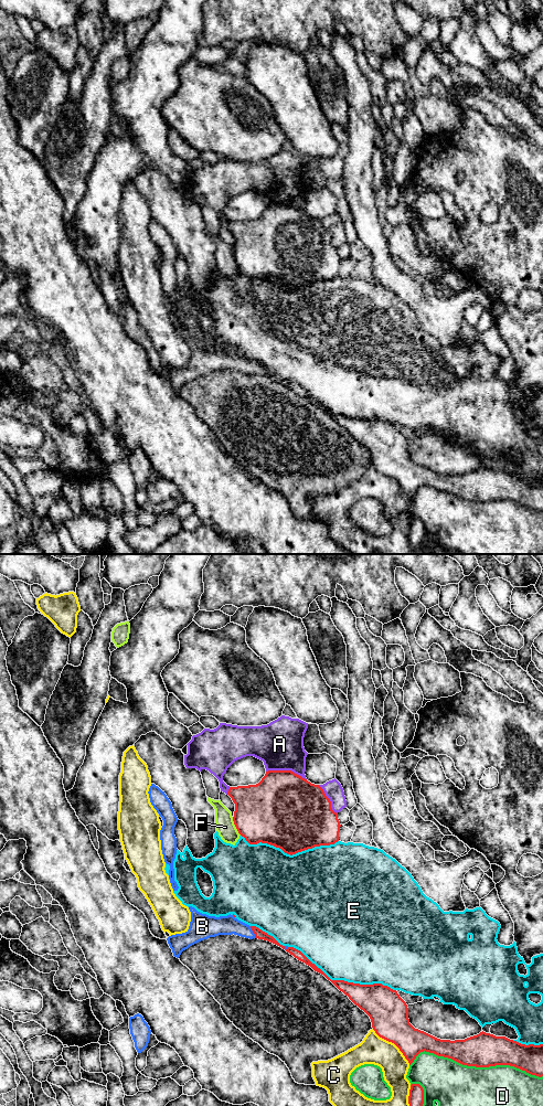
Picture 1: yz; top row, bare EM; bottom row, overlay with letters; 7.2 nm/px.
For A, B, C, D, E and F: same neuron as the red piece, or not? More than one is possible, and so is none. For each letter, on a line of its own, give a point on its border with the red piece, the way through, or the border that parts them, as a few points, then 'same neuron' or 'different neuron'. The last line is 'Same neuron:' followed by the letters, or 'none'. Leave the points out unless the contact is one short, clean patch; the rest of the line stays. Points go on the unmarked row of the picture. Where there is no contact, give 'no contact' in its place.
A: meets red in yz at (286, 205); different neuron
B: meets red in yz at (253, 367); same neuron
C: meets red in yz at (393, 477); different neuron
D: meets red in yz at (476, 501); different neuron
E: meets red in yz at (342, 415); different neuron
F: meets red in yz at (235, 261); different neuron
Same neuron: B

